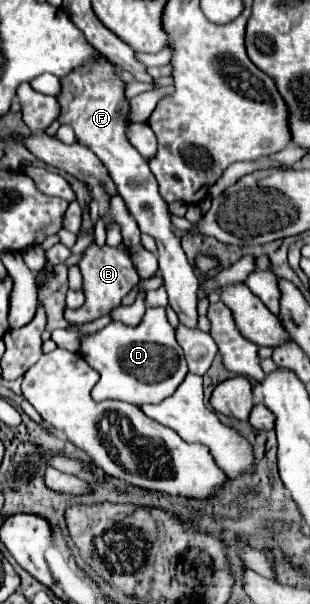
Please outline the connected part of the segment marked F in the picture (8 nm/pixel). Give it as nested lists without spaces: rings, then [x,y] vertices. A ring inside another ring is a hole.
[[[106,58],[94,60],[84,64],[82,68],[74,70],[70,76],[62,78],[62,94],[58,96],[62,116],[60,122],[68,122],[74,126],[76,138],[80,144],[88,146],[100,162],[106,166],[118,194],[124,198],[128,212],[140,226],[140,232],[150,234],[158,246],[158,262],[162,270],[162,278],[166,284],[166,292],[170,298],[172,310],[178,314],[180,324],[186,328],[198,328],[198,278],[180,246],[180,238],[174,234],[174,226],[170,220],[168,204],[158,192],[158,182],[148,168],[148,160],[128,142],[126,138],[126,114],[128,114],[128,100],[124,98],[124,84],[116,78],[114,66],[106,62]]]

